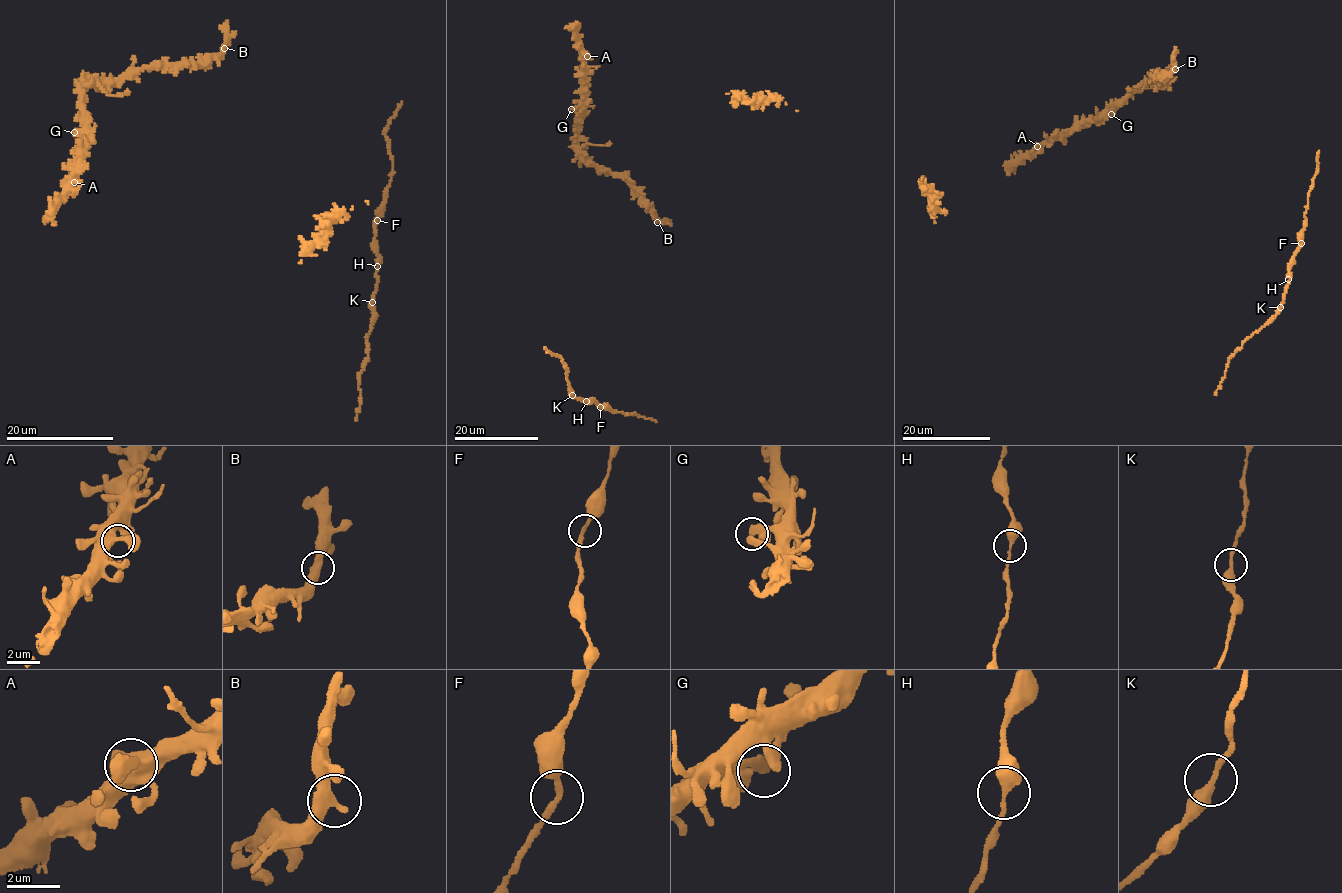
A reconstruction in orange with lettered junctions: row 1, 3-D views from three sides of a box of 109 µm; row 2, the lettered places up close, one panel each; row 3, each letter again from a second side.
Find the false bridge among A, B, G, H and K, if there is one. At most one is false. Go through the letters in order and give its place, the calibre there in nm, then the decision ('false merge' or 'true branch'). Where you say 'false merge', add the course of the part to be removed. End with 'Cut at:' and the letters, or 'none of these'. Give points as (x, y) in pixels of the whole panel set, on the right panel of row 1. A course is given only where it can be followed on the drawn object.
A: (1037, 146) | 480 nm | true branch
B: (1175, 69) | 480 nm | true branch
G: (1111, 114) | 400 nm | true branch
H: (1288, 279) | 360 nm | true branch
K: (1280, 307) | 320 nm | true branch
Cut at: none of these

